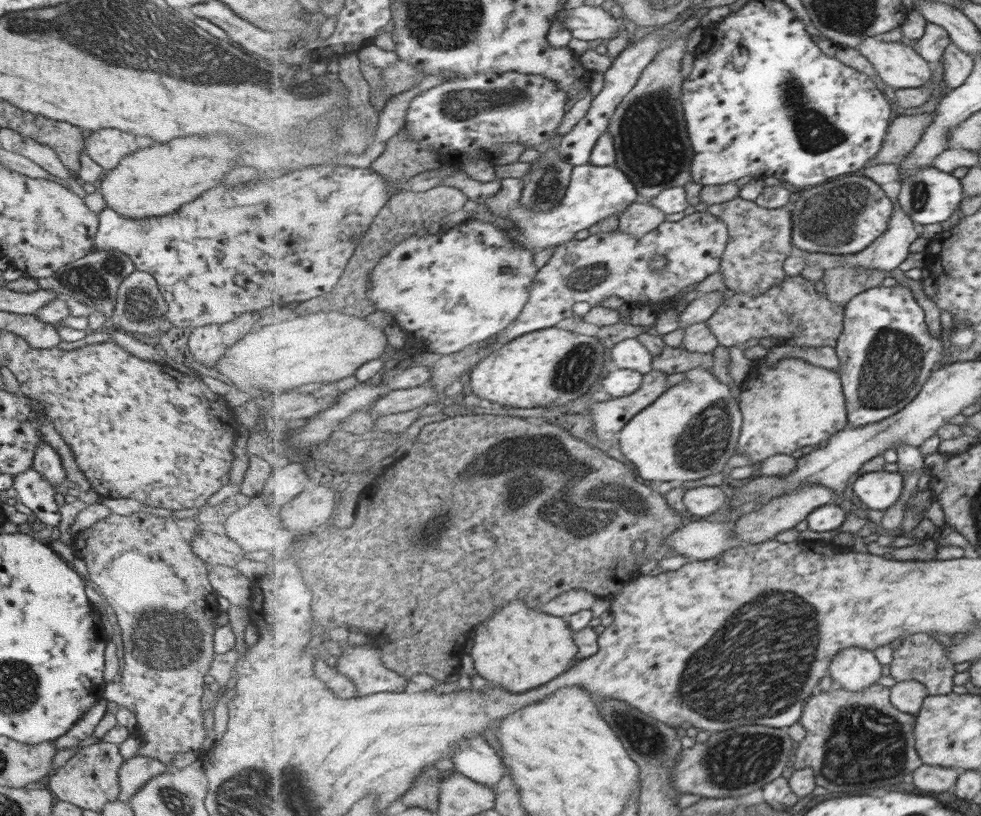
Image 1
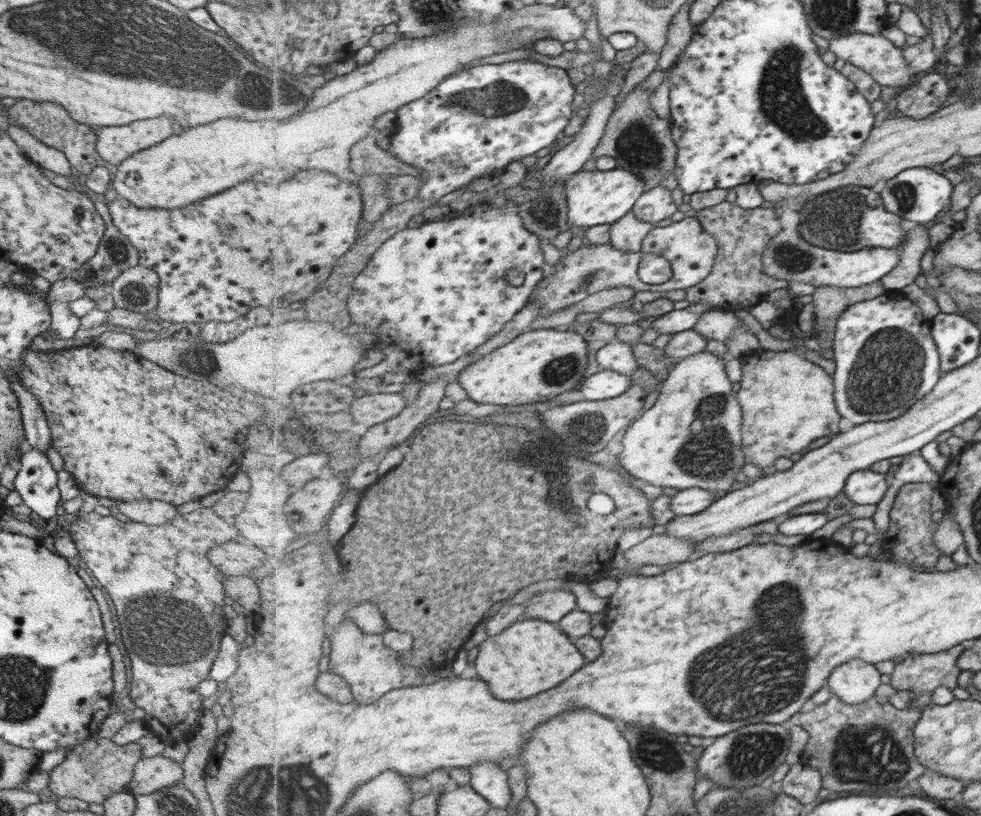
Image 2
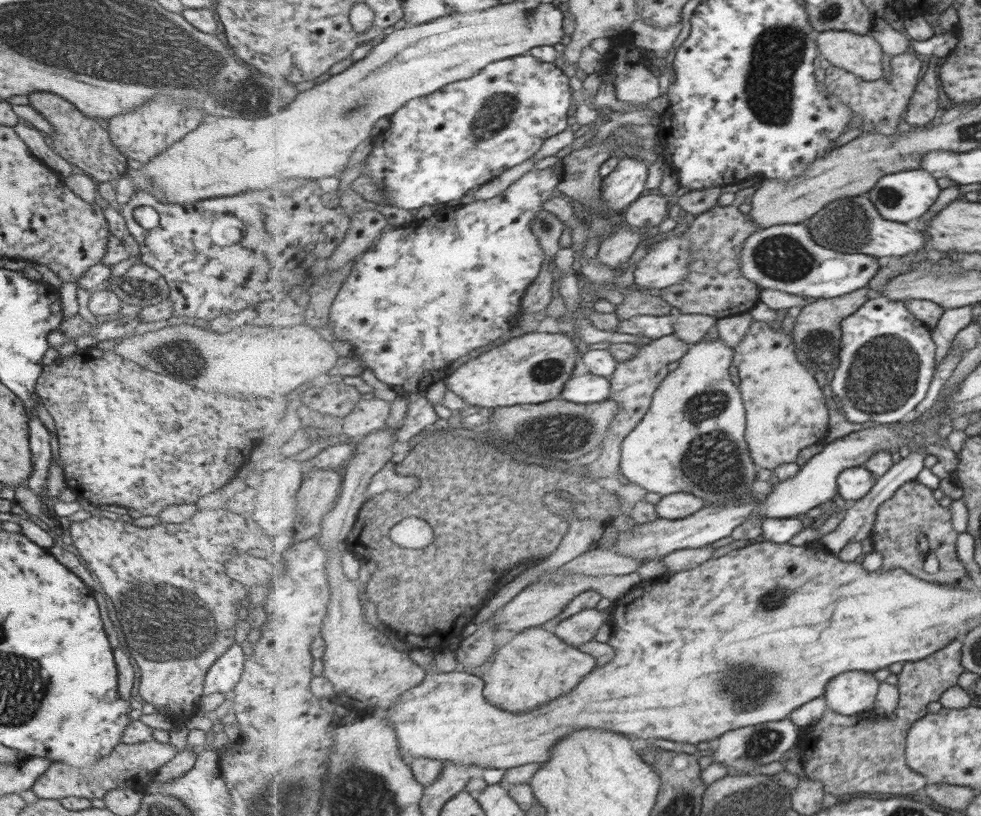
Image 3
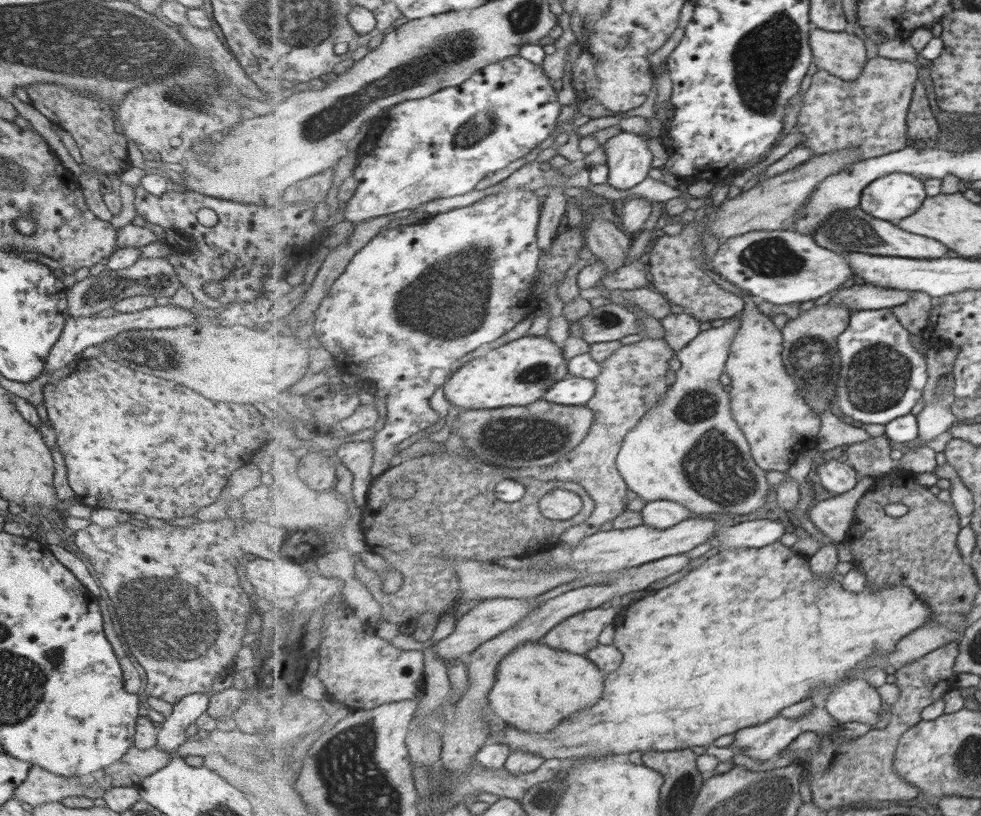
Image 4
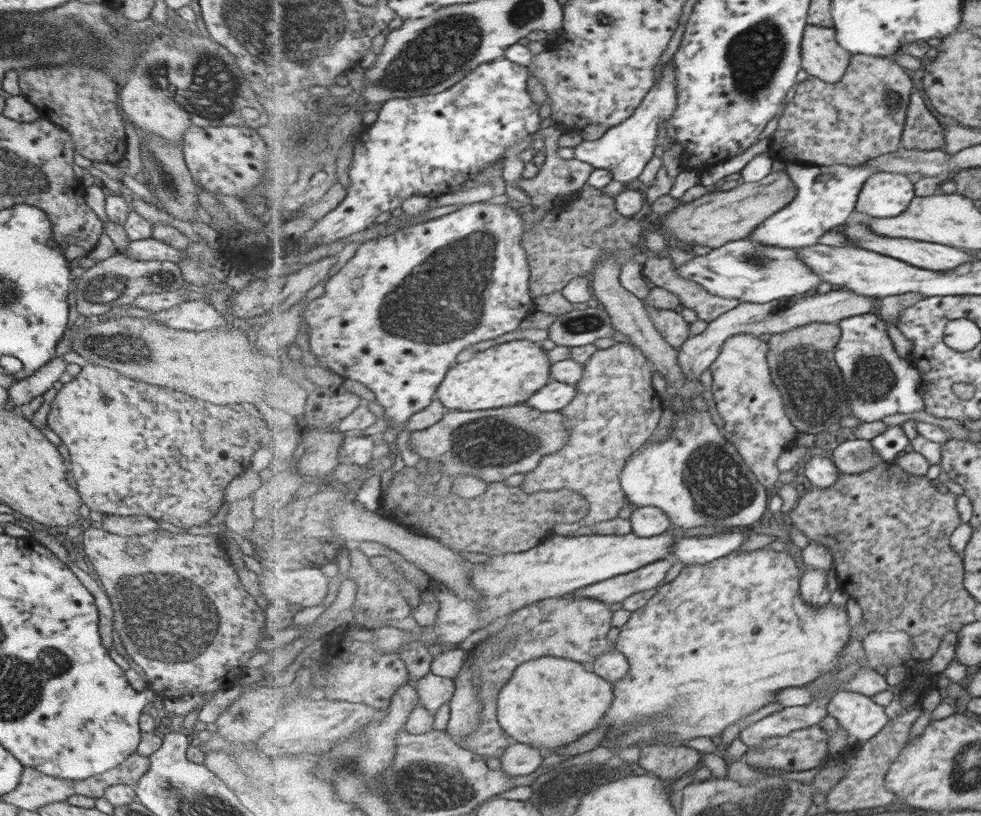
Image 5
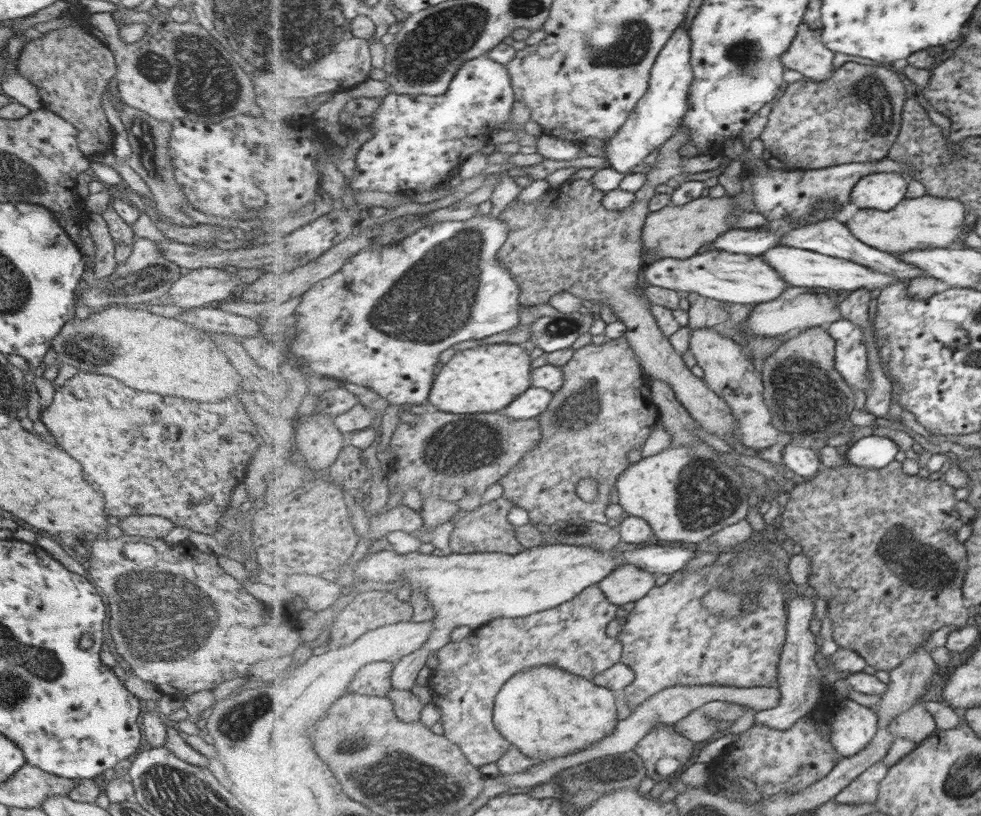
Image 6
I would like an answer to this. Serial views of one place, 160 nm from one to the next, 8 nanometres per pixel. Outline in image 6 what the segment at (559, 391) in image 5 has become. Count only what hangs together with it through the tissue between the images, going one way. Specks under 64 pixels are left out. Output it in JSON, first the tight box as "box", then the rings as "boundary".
{"box":[505,387,554,420],"boundary":[[[531,387],[529,390],[519,395],[513,403],[509,404],[505,412],[507,416],[515,420],[523,420],[527,418],[537,418],[541,413],[547,410],[550,405],[554,392],[546,388]]]}

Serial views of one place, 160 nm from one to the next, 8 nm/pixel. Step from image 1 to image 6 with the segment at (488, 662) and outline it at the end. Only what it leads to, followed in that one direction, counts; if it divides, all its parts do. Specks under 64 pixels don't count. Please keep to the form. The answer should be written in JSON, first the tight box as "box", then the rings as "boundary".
{"box":[494,664,621,762],"boundary":[[[543,664],[543,668],[513,676],[495,704],[494,723],[499,732],[536,762],[583,751],[613,734],[619,724],[617,709],[621,699],[617,693],[555,666]]]}

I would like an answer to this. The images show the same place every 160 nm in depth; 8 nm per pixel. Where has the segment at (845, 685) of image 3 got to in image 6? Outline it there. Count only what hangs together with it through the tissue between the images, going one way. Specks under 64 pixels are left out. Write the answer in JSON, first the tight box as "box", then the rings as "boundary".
{"box":[830,699,879,757],"boundary":[[[845,699],[832,716],[830,742],[843,757],[858,755],[875,739],[879,721],[876,708]]]}

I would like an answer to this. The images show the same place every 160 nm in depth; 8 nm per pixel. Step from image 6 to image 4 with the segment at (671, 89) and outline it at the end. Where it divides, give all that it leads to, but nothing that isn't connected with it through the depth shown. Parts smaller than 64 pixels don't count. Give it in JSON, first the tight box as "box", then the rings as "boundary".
{"box":[602,131,653,190],"boundary":[[[622,131],[602,144],[610,168],[608,184],[619,190],[629,190],[641,184],[653,168],[653,154],[648,137]]]}

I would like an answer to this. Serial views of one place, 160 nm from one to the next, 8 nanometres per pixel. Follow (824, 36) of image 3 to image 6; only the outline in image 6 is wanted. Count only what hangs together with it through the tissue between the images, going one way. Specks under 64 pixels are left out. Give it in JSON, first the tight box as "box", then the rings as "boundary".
{"box":[782,22,835,81],"boundary":[[[803,22],[789,51],[782,56],[786,68],[800,72],[805,78],[826,81],[834,75],[835,52],[822,40],[823,29],[812,29]]]}

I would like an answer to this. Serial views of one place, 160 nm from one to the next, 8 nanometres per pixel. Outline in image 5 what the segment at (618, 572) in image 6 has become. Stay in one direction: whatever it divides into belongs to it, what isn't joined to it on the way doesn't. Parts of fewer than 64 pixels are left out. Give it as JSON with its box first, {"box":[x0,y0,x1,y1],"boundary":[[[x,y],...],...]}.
{"box":[573,558,673,604],"boundary":[[[667,558],[640,568],[638,571],[619,575],[609,580],[593,584],[590,587],[581,588],[573,595],[578,597],[589,597],[603,602],[613,604],[614,602],[623,602],[625,598],[651,590],[660,584],[667,576],[667,572],[673,566],[673,559]]]}

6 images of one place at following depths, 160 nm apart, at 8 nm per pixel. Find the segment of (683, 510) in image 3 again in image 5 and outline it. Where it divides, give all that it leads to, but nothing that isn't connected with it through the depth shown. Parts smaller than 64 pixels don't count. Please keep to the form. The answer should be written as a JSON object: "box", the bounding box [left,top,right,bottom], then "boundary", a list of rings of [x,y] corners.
{"box":[630,506,672,538],"boundary":[[[656,506],[638,507],[630,519],[632,532],[643,538],[663,534],[672,526],[669,515]]]}

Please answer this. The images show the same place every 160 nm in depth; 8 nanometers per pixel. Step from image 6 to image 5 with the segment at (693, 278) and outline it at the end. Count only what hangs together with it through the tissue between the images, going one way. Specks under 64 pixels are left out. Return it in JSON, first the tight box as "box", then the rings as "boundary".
{"box":[678,239,825,304],"boundary":[[[748,239],[735,240],[722,248],[709,250],[706,255],[696,256],[679,266],[678,275],[695,281],[711,294],[755,304],[801,296],[825,282],[798,256],[797,249],[765,246]]]}

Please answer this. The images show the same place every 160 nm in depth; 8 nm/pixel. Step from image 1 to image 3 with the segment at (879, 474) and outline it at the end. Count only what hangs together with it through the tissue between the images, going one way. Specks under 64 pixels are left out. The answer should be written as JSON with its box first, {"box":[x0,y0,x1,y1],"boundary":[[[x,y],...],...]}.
{"box":[839,466,877,500],"boundary":[[[866,466],[847,469],[839,475],[839,494],[845,500],[861,500],[875,488],[877,480],[873,480],[873,472]]]}

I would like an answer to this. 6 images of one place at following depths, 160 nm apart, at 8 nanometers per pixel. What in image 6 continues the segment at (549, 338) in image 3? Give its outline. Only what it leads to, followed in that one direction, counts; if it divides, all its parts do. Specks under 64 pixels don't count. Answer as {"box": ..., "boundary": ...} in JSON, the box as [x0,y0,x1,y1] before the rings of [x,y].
{"box":[429,344,533,414],"boundary":[[[491,344],[462,350],[440,368],[429,402],[437,410],[453,414],[502,411],[533,387],[529,355],[522,345],[517,344]]]}

